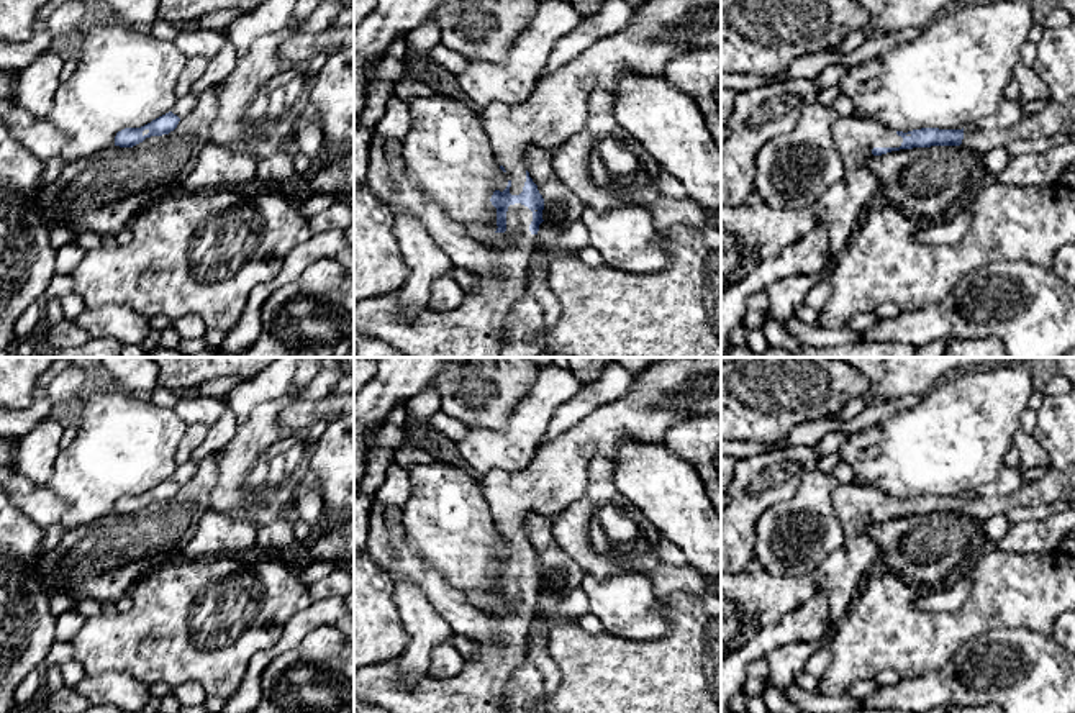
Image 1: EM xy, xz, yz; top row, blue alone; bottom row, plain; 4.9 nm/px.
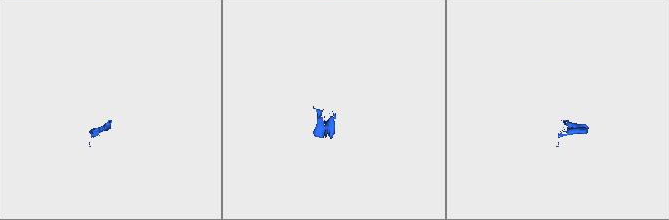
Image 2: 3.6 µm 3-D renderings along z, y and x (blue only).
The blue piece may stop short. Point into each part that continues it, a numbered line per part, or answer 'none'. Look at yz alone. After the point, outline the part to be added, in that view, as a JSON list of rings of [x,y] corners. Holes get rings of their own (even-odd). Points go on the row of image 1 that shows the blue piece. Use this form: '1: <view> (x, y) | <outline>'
1: yz (1057, 117) | [[[1075,97],[1067,102],[1050,100],[1039,113],[1024,118],[1008,129],[964,128],[960,148],[983,157],[995,148],[1008,148],[1014,141],[1039,139],[1054,134],[1068,134],[1075,139]]]
2: yz (841, 208) | [[[855,113],[836,121],[834,141],[844,161],[846,175],[813,207],[818,223],[828,226],[832,259],[849,243],[864,208],[882,193],[880,180],[869,167],[872,149],[900,148],[903,138],[873,118]]]

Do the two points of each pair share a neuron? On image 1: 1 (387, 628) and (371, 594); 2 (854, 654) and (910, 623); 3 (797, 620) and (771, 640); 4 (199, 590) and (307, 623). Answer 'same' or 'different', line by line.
1: same
2: same
3: same
4: different

